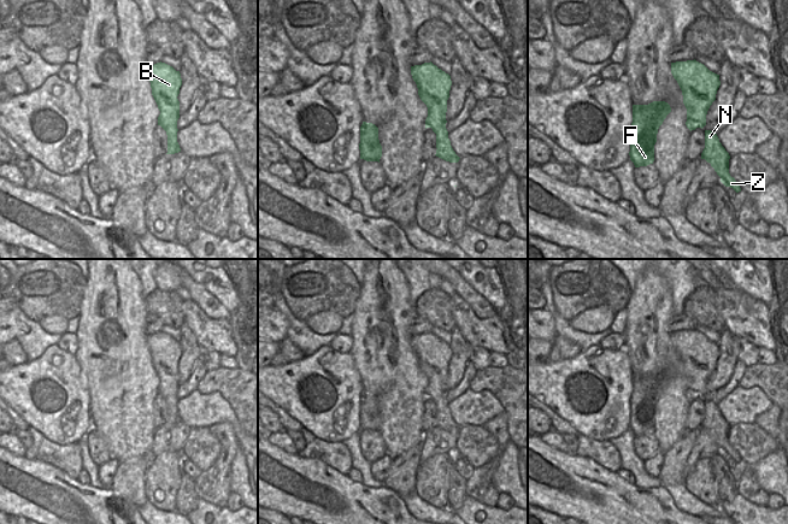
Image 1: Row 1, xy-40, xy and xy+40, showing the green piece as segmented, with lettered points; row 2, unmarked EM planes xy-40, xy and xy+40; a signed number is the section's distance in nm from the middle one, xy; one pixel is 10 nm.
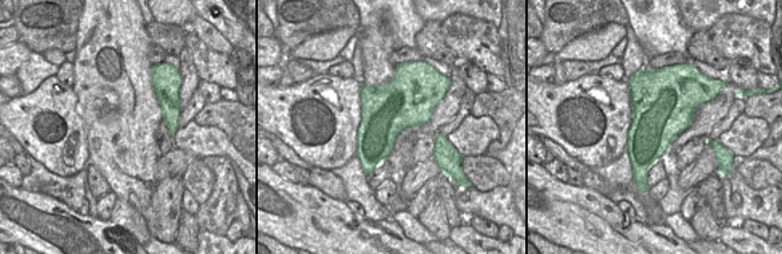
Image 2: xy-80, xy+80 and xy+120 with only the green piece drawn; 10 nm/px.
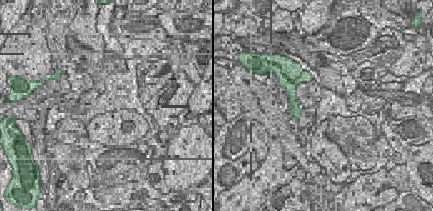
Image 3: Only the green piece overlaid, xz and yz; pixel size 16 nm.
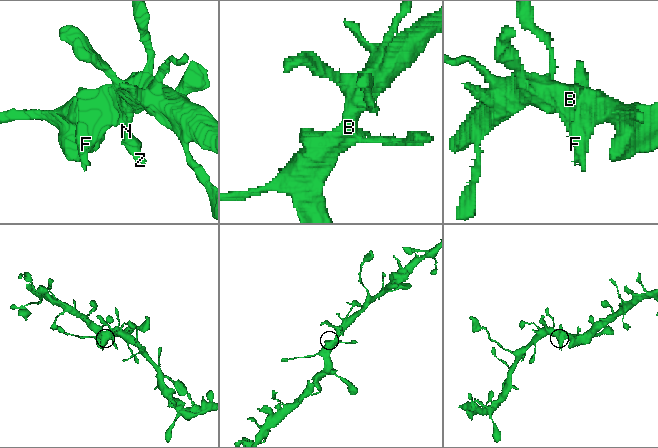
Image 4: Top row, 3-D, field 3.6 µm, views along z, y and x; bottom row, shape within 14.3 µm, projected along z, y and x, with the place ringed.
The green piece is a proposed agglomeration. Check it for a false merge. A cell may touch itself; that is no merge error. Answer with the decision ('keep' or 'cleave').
keep

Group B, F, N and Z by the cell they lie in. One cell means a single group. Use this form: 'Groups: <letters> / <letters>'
Groups: B F N Z

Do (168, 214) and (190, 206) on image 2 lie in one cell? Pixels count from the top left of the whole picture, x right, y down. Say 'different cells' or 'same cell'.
different cells

